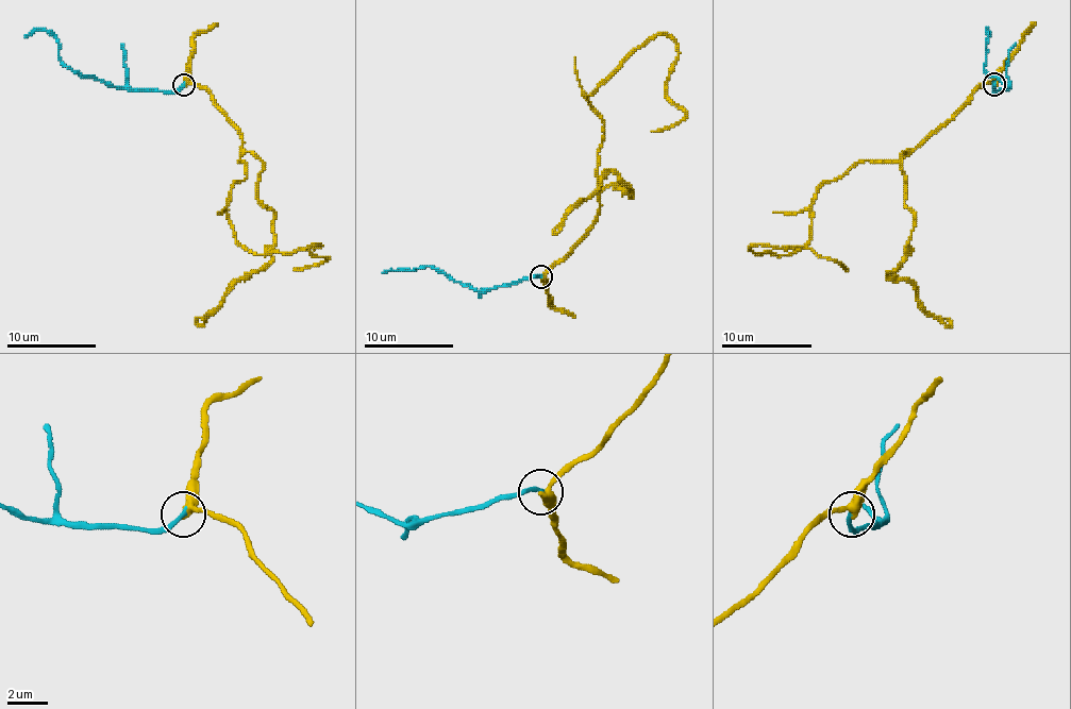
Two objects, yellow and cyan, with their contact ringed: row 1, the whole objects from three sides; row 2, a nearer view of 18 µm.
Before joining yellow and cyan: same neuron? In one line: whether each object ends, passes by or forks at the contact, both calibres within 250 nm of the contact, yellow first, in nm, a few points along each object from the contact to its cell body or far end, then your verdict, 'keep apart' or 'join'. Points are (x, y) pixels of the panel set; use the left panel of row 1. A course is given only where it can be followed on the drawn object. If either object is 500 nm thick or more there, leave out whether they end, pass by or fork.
yellow passes by; cyan ends; calibres 360 and 200 nm; course yellow (184, 84), (240, 131), (233, 237), (257, 254), (321, 246), (310, 246), (328, 259), (294, 270); course cyan (184, 84), (166, 90), (117, 88), (69, 68), (59, 55), (59, 41), (47, 30), (31, 30), (24, 37); join

